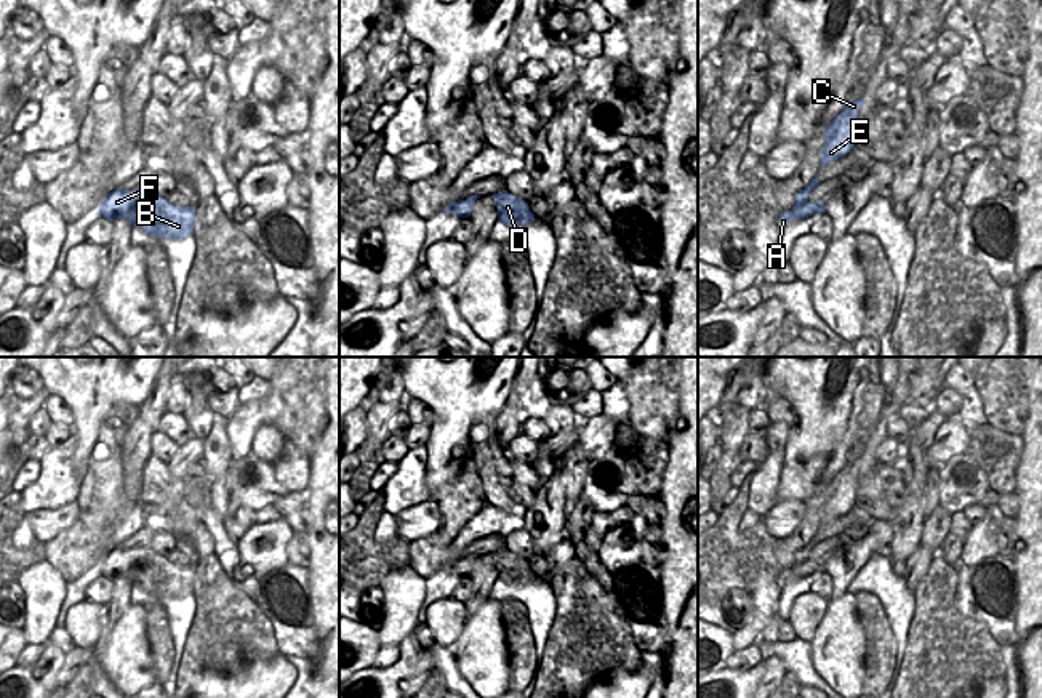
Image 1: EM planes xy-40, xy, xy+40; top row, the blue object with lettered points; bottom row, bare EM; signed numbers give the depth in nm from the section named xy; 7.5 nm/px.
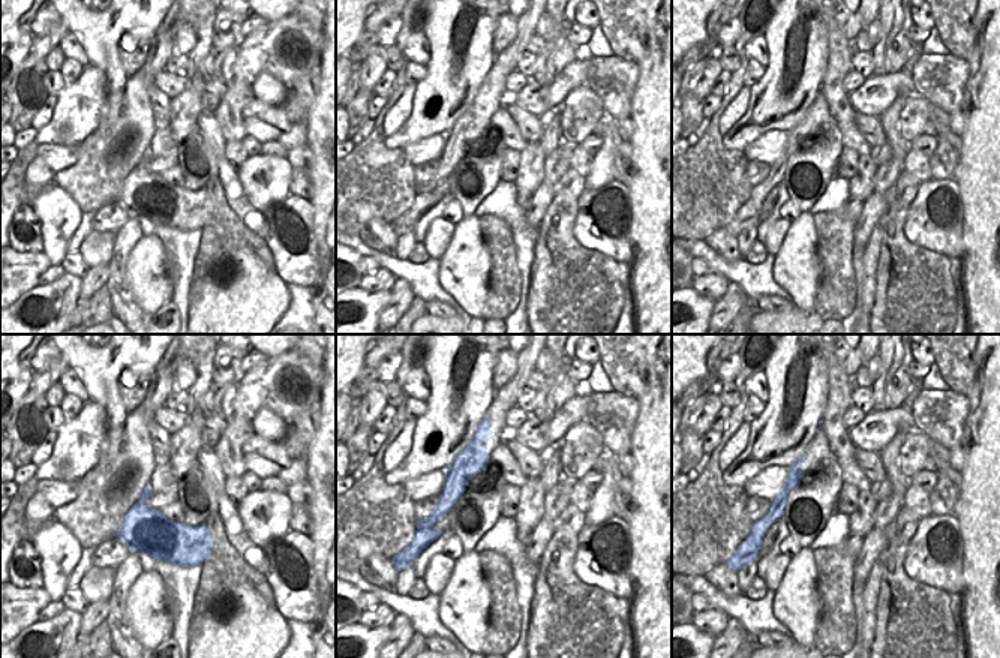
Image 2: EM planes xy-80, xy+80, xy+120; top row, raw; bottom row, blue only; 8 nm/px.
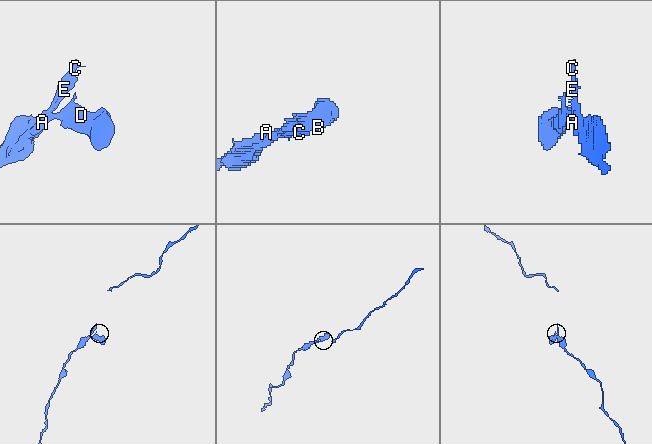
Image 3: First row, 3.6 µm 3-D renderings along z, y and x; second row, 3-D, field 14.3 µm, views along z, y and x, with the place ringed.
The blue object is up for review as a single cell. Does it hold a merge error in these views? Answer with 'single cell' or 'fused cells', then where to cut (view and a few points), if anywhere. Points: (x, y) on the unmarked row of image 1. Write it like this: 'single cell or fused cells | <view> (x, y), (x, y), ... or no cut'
fused cells | xy (458, 561), (452, 570)

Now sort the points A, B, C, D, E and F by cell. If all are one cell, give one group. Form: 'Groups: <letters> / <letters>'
Groups: A C E / B D F.

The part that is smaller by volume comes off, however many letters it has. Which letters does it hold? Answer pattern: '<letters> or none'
B, D, F

